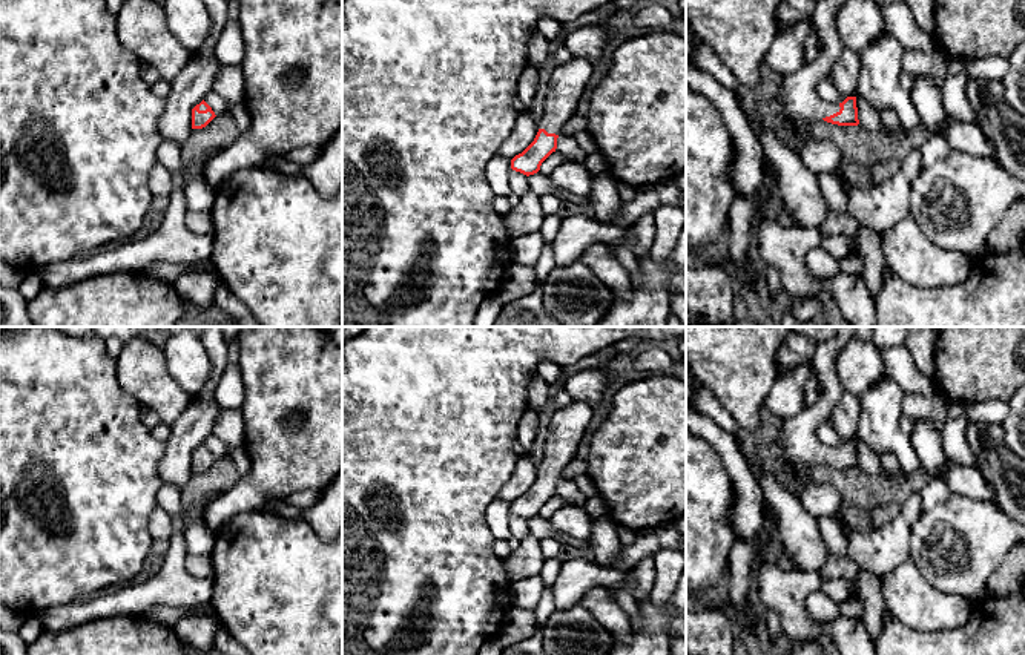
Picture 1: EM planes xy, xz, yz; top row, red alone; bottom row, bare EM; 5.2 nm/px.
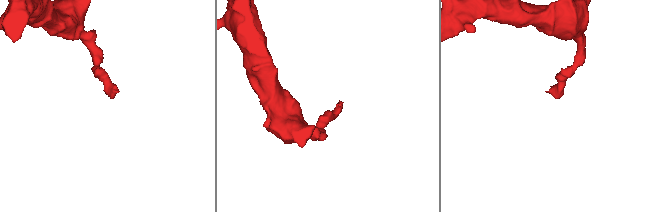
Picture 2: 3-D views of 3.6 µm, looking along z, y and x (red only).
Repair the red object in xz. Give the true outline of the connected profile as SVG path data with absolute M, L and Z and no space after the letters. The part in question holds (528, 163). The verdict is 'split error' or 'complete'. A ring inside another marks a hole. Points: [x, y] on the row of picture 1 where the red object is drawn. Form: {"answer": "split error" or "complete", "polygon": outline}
{"answer": "split error", "polygon": "M572 57L555 66L546 91L543 117L534 141L511 160L511 169L526 176L540 170L542 163L557 149L562 126L574 115L592 74L586 58Z"}

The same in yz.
{"answer": "split error", "polygon": "M818 0L812 21L822 49L799 71L779 77L783 112L793 121L799 137L796 152L807 170L816 176L835 173L841 164L841 152L830 141L812 138L807 127L819 120L838 126L859 124L856 97L847 97L842 103L832 104L822 101L816 92L818 81L830 77L835 61L844 51L835 26L835 15L844 3L845 0Z"}

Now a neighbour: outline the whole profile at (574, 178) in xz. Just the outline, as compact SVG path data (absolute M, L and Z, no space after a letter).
M563 163L551 175L549 179L557 187L557 193L540 196L543 215L555 215L565 201L565 195L591 196L592 173L585 164Z

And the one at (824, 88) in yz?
M822 77L816 84L819 98L826 103L839 104L845 98L835 89L830 77Z

